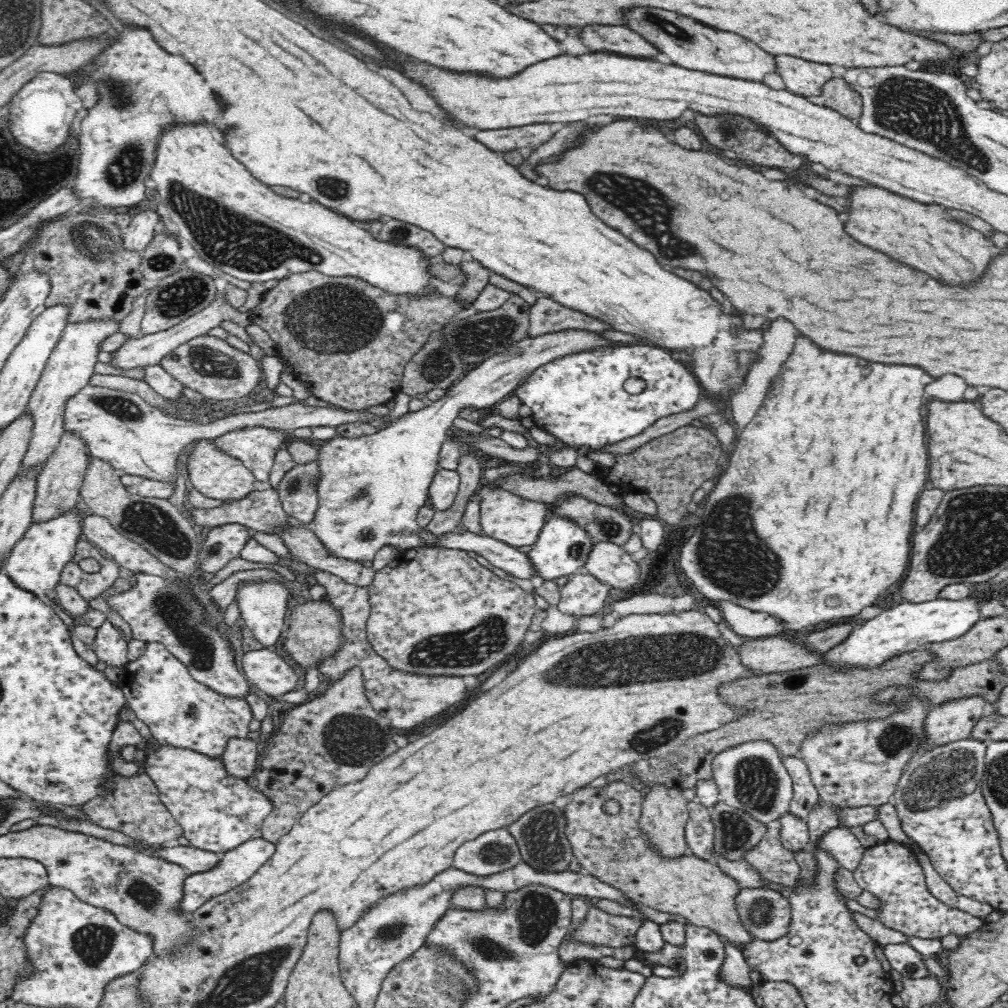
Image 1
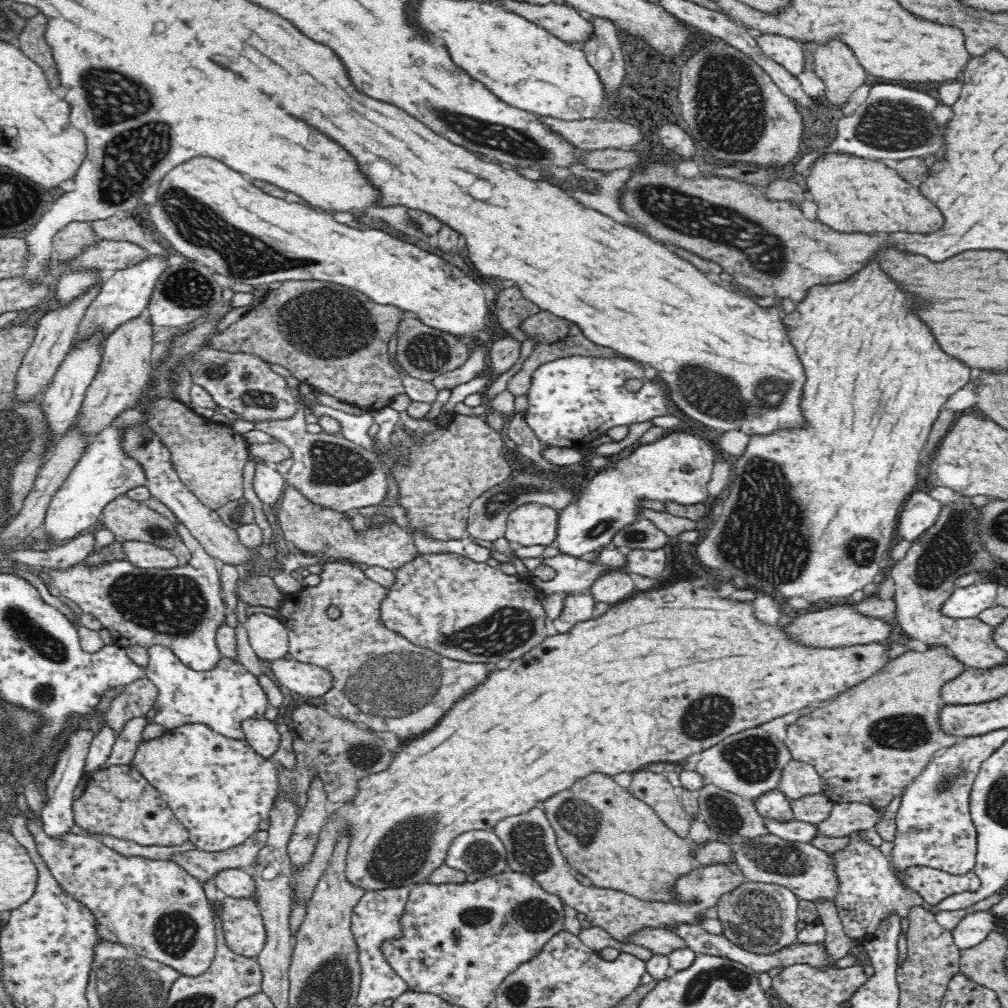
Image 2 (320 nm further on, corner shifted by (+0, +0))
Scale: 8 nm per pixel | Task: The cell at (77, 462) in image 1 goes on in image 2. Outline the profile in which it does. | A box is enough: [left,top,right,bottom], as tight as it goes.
[77,315,155,438]

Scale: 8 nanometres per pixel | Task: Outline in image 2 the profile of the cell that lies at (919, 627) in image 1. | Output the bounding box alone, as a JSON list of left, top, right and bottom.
[942,580,999,620]

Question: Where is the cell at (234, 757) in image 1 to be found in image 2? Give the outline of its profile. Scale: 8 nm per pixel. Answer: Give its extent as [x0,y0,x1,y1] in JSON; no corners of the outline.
[243,716,281,758]

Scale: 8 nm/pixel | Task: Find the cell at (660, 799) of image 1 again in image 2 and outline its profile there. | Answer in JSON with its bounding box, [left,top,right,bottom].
[627,768,690,839]

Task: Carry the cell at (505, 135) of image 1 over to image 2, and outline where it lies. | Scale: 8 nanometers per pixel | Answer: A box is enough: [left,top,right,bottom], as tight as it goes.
[541,117,642,151]

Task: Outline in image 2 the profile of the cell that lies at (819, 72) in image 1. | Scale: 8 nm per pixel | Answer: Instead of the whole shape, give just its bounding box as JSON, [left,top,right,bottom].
[755,34,804,74]

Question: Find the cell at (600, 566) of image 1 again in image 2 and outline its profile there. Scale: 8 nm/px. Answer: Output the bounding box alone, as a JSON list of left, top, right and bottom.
[588,568,636,606]

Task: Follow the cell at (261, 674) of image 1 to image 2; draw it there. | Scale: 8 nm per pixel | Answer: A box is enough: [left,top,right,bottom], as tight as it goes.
[271,658,333,698]

